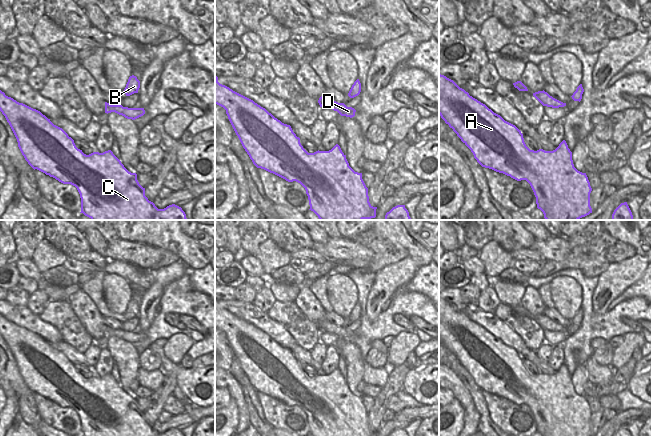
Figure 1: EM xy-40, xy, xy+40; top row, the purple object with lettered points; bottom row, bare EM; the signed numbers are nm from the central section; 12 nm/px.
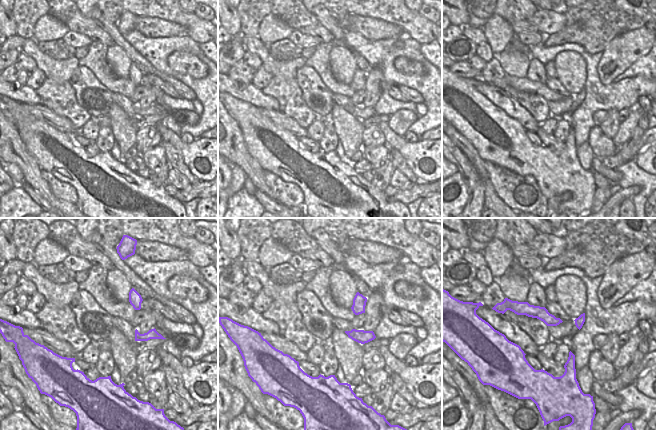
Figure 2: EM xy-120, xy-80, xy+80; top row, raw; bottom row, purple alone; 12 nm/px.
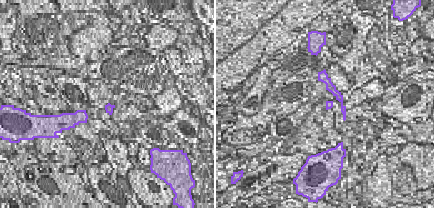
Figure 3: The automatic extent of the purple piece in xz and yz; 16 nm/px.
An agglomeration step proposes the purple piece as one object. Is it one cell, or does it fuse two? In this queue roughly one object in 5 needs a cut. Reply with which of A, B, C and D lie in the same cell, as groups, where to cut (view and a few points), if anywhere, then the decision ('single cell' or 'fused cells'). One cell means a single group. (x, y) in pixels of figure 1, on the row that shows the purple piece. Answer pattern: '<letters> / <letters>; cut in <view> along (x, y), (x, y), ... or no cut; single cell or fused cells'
A B C D; no cut; single cell

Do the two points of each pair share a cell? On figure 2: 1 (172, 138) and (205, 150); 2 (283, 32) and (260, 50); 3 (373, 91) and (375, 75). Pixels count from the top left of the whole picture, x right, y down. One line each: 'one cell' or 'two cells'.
1: one cell
2: two cells
3: one cell

